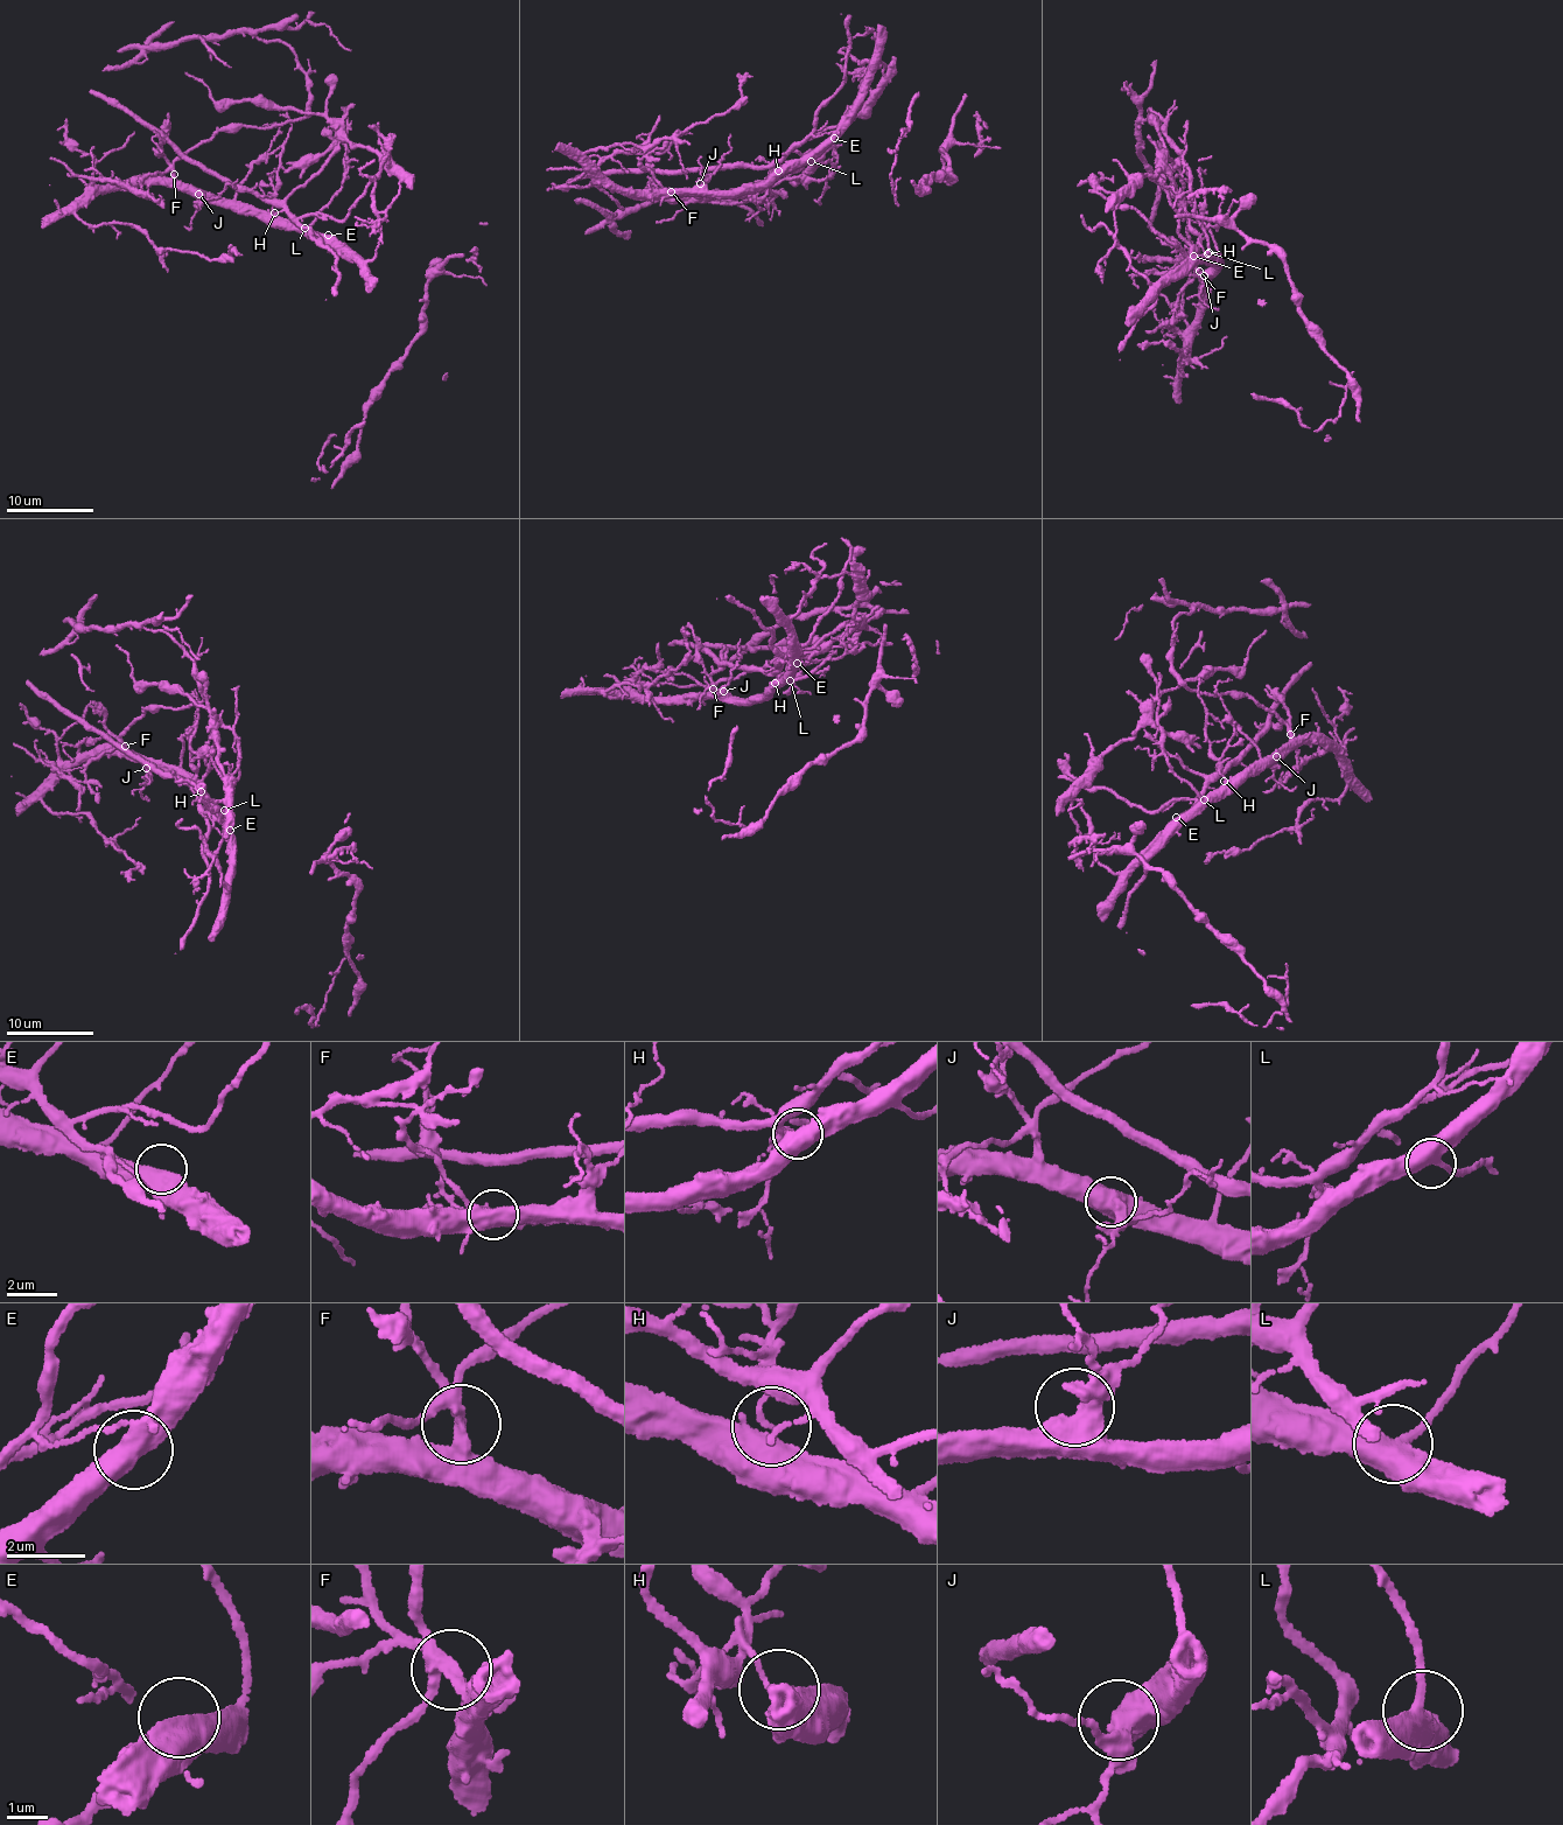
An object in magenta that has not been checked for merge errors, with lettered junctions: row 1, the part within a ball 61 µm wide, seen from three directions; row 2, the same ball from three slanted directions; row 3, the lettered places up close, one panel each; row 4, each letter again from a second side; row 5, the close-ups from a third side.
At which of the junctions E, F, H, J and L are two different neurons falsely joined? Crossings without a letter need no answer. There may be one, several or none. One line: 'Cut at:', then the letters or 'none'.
Cut at: F, H

